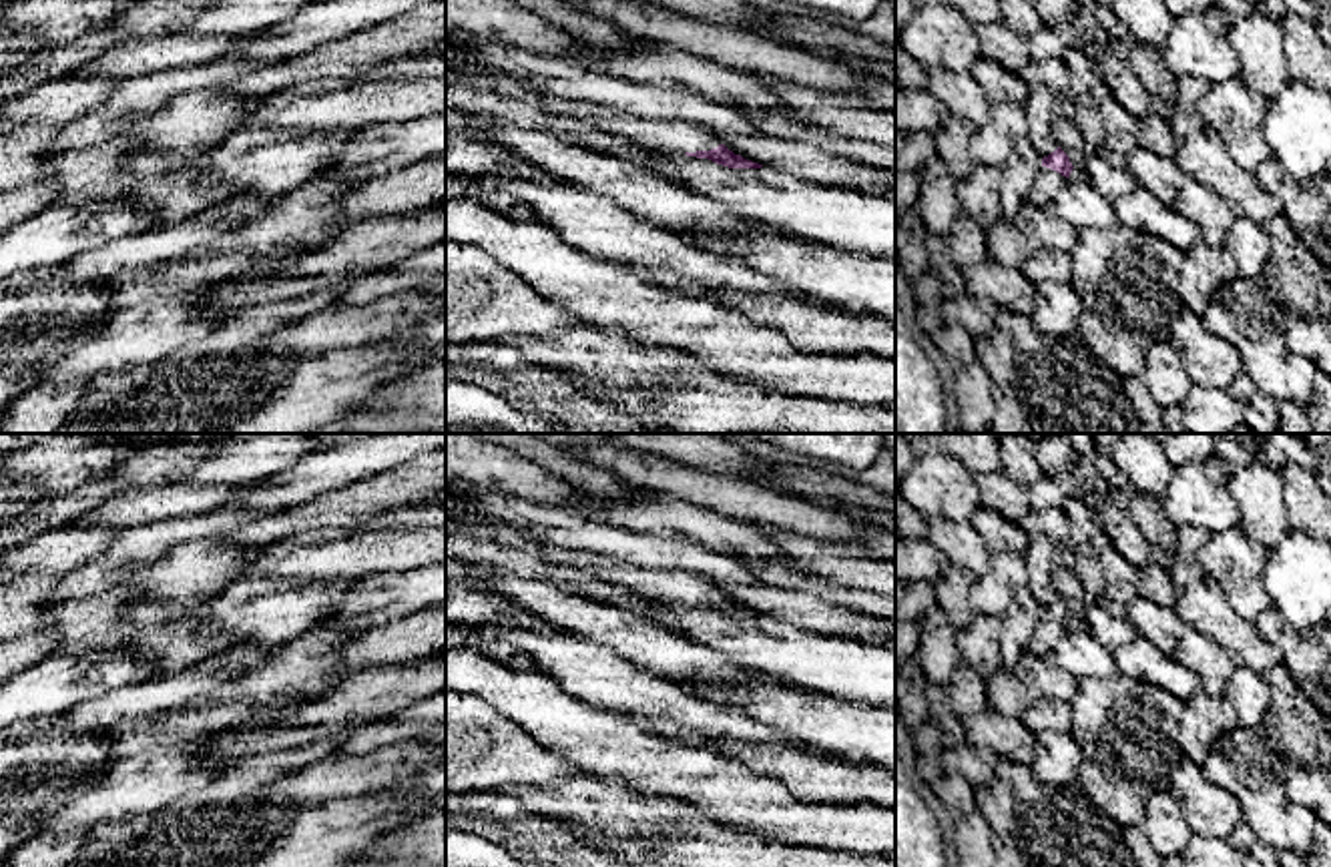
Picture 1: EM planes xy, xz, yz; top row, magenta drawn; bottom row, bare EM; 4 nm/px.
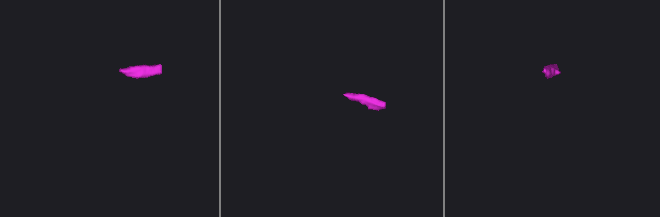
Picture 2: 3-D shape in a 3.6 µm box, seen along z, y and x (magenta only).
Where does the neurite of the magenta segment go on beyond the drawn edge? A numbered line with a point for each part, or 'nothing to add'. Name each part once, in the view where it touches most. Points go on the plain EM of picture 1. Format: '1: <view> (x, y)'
1: xz (659, 585)

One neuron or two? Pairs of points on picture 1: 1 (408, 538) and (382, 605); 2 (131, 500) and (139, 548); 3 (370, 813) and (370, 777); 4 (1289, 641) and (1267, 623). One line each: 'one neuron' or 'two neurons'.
1: two neurons
2: two neurons
3: two neurons
4: one neuron

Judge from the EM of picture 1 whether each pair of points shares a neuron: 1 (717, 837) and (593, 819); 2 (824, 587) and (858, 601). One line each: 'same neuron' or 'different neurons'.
1: same neuron
2: same neuron

